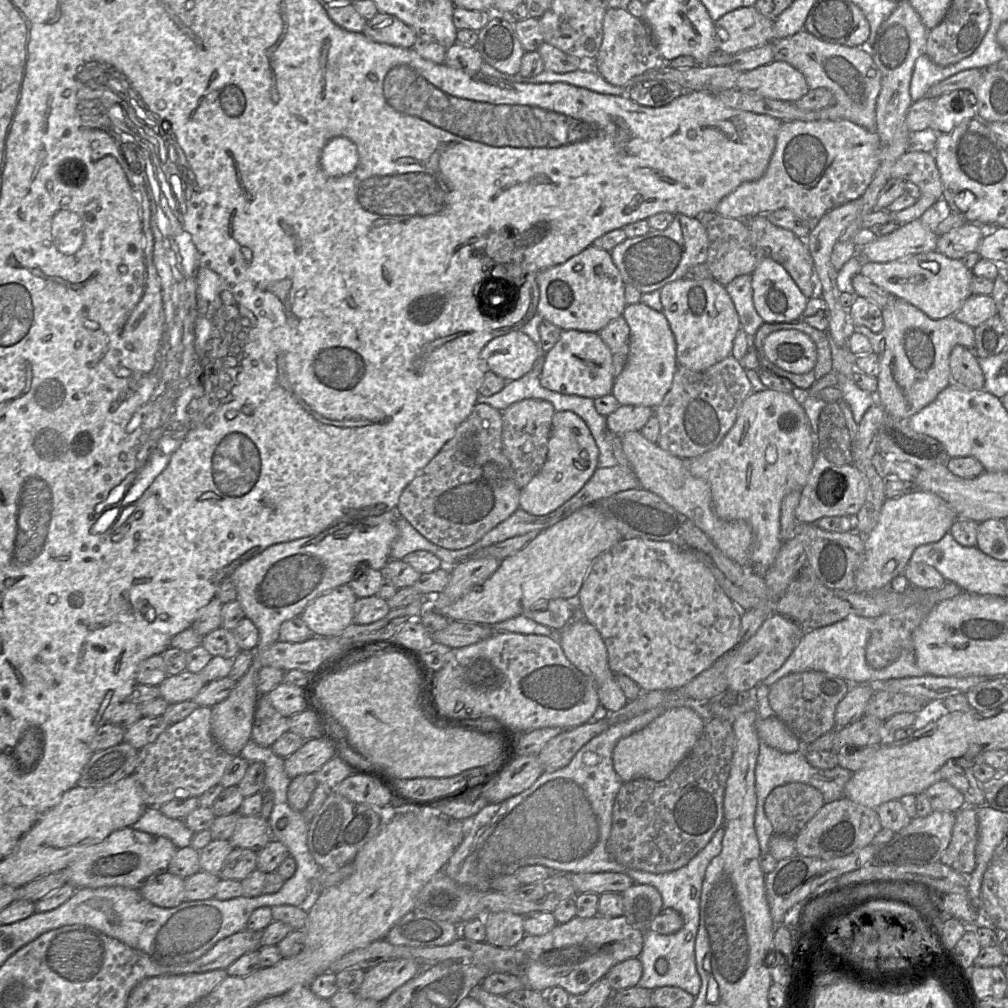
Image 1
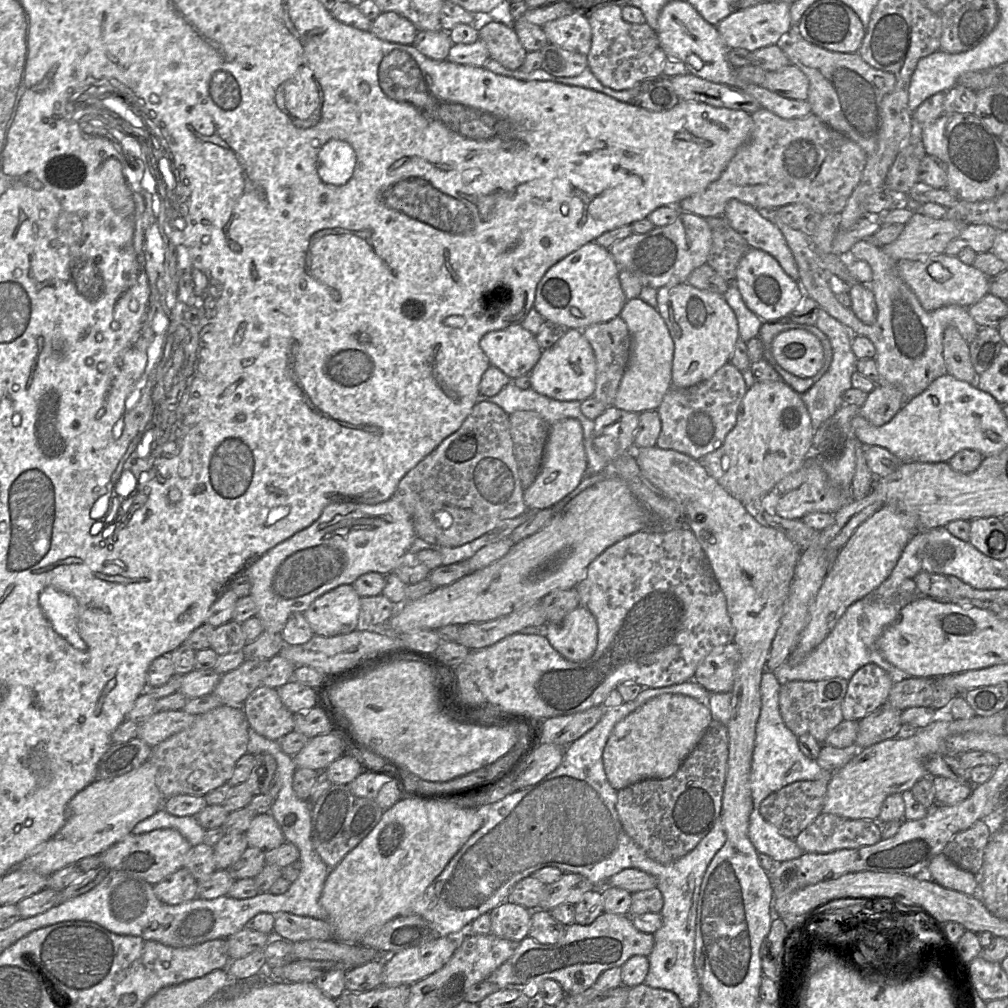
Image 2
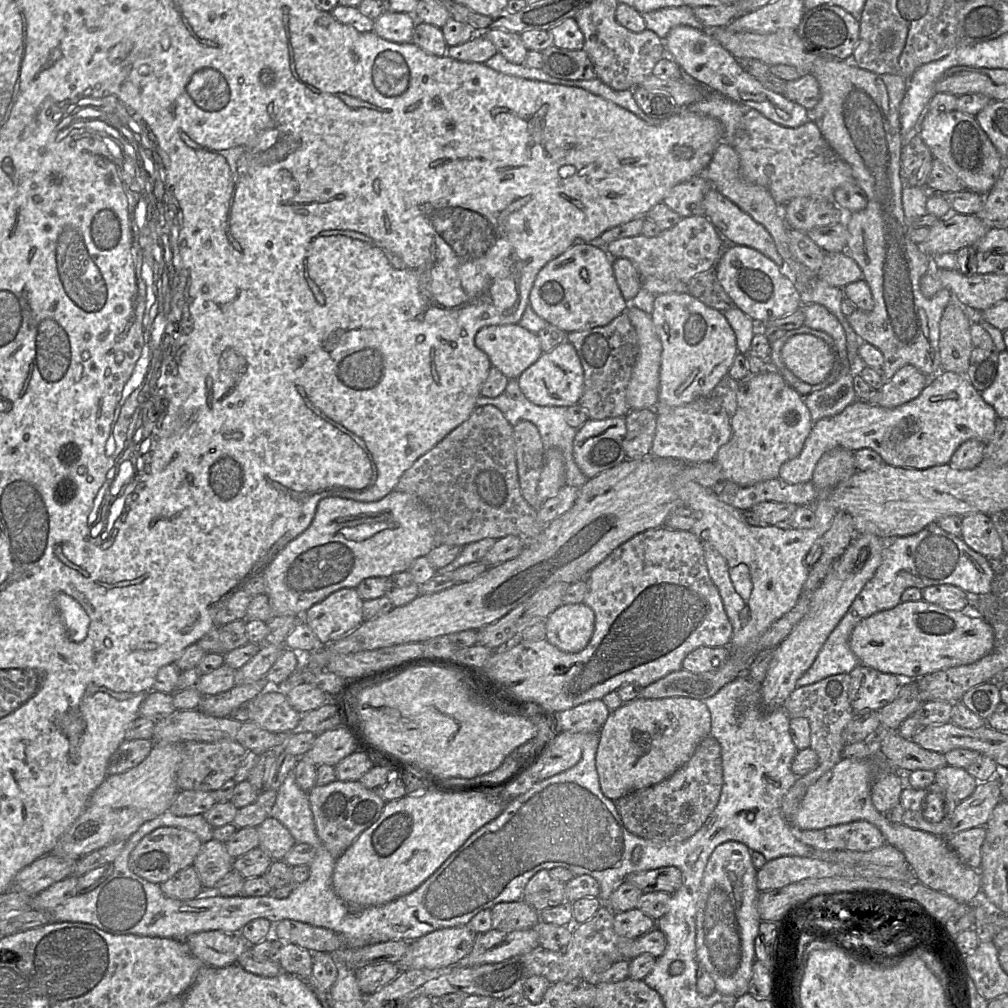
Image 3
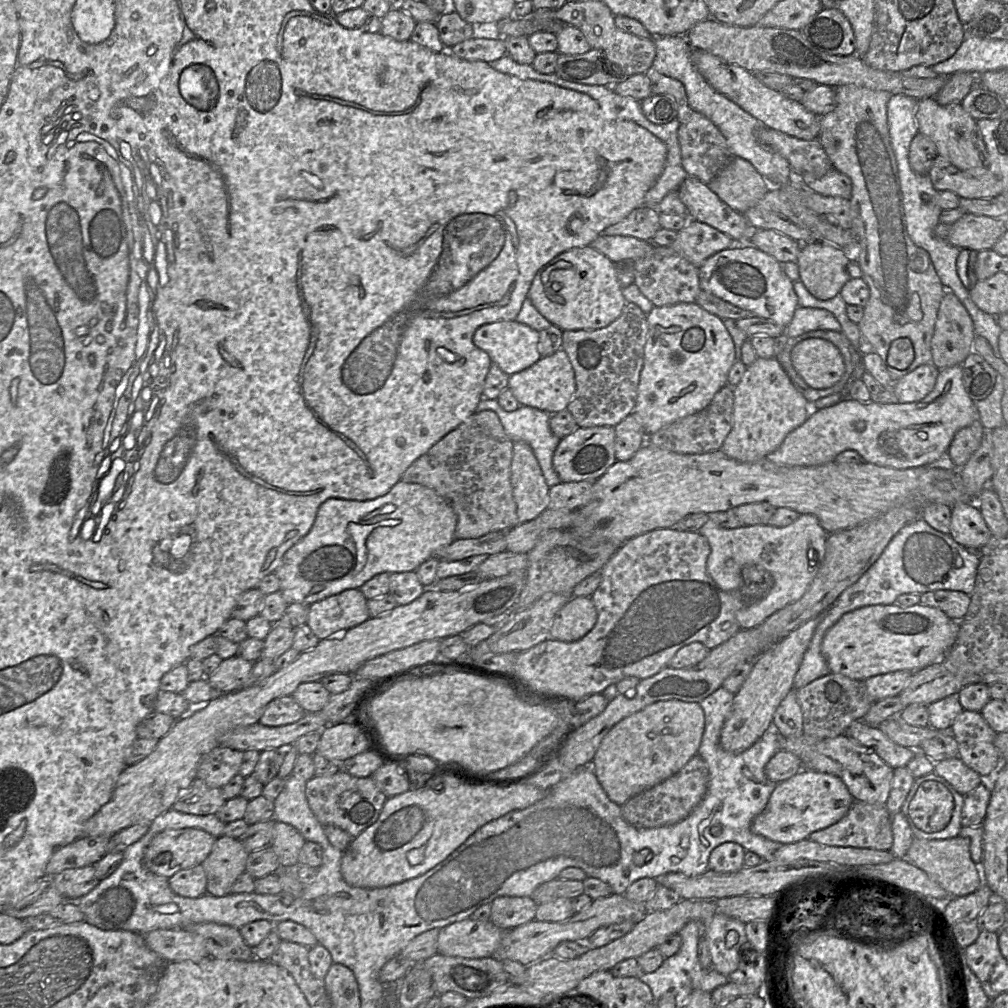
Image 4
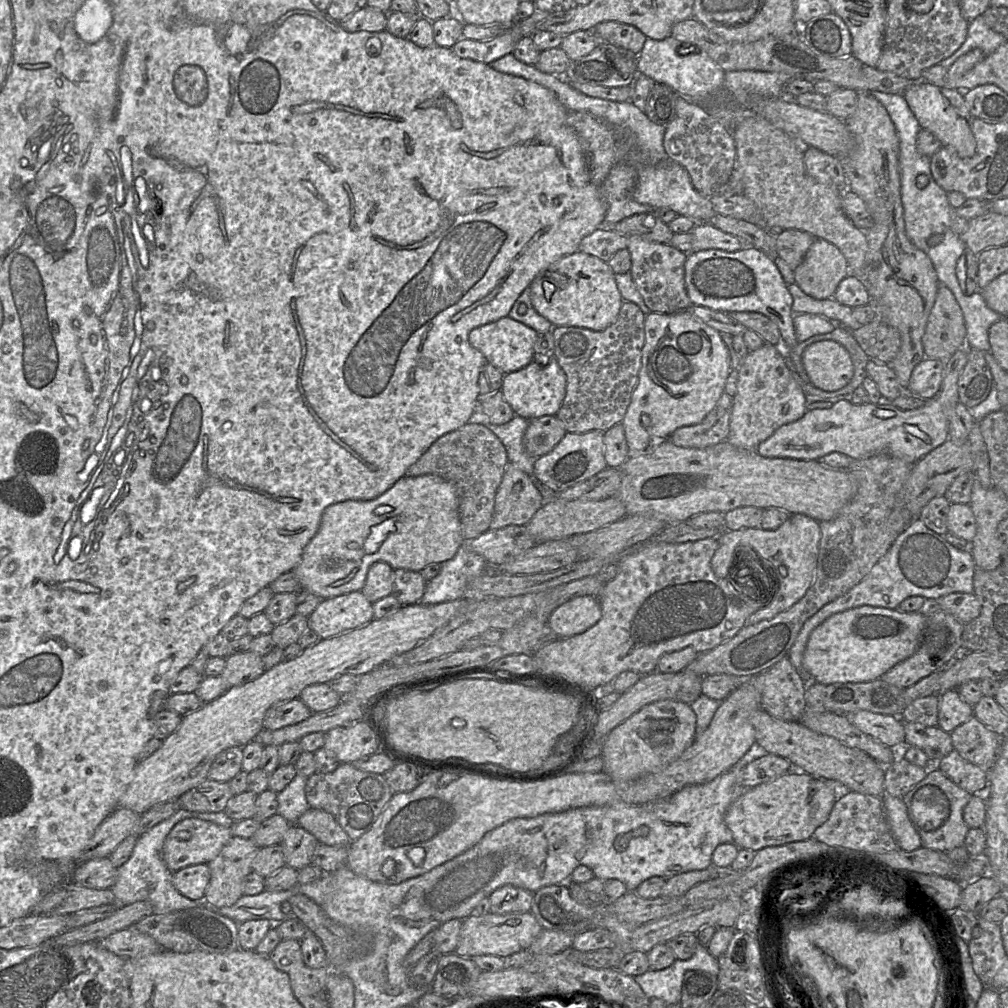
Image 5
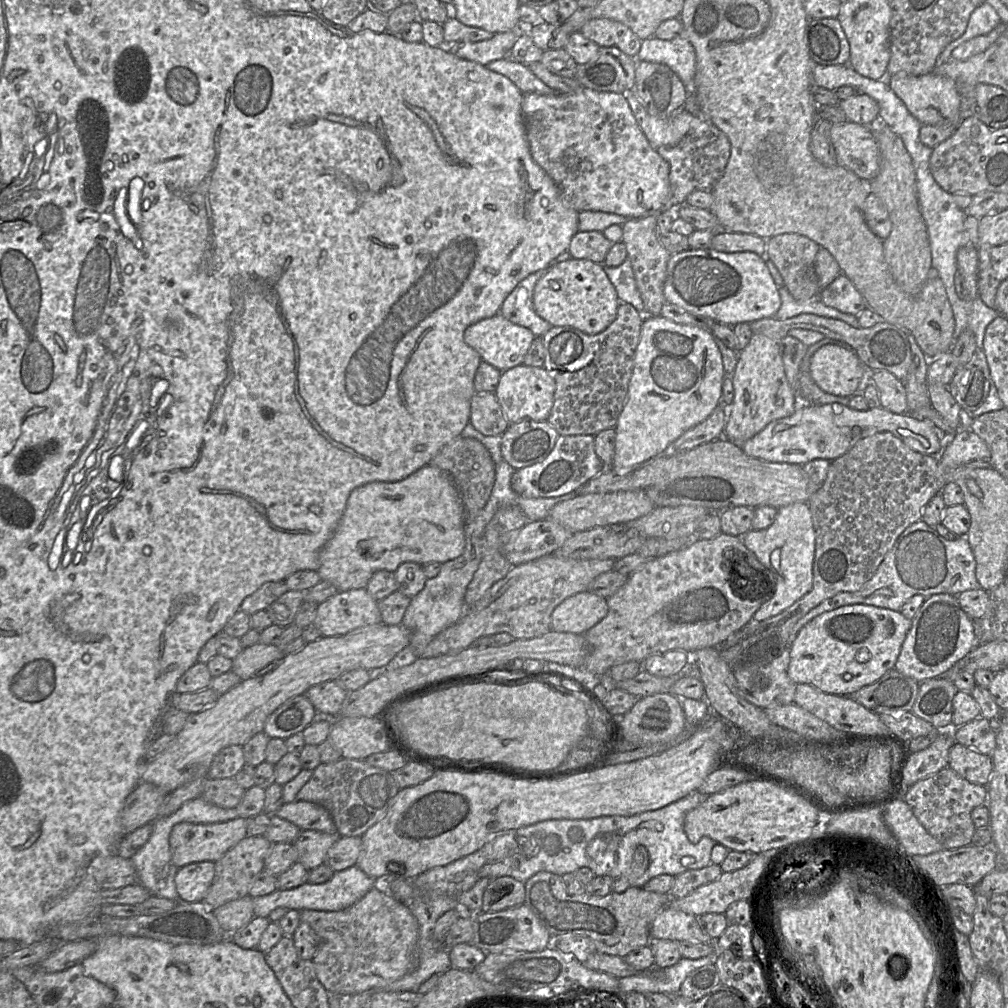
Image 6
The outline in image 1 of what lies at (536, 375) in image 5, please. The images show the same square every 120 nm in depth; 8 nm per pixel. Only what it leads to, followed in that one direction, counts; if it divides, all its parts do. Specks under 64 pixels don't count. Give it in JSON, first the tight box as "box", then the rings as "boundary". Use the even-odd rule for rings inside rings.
{"box":[539,330,615,399],"boundary":[[[562,330],[557,343],[545,353],[539,379],[544,388],[562,394],[573,394],[593,399],[610,394],[615,381],[610,349],[601,339],[599,333]]]}

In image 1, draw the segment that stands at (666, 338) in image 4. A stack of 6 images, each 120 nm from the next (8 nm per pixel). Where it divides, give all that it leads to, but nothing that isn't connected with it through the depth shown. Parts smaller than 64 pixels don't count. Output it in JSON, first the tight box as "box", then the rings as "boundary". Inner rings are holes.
{"box":[660,279,740,371],"boundary":[[[679,279],[660,290],[662,313],[676,341],[677,364],[692,371],[704,371],[728,357],[740,329],[739,316],[725,286],[714,279]]]}

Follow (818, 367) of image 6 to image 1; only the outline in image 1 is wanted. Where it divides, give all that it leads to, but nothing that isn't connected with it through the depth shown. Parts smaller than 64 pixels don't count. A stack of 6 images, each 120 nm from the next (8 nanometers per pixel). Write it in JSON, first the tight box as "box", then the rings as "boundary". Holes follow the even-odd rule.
{"box":[763,330,817,374],"boundary":[[[778,330],[763,341],[767,359],[780,369],[796,374],[814,369],[817,348],[813,340],[799,330]]]}

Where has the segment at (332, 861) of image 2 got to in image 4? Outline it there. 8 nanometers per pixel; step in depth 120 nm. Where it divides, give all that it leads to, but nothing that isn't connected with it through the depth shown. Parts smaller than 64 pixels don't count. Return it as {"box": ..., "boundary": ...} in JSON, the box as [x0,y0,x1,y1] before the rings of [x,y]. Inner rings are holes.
{"box":[306,770,388,838],"boundary":[[[343,770],[332,776],[314,776],[306,782],[308,804],[317,820],[323,825],[333,825],[348,832],[353,838],[374,824],[388,797],[374,779],[355,777]]]}

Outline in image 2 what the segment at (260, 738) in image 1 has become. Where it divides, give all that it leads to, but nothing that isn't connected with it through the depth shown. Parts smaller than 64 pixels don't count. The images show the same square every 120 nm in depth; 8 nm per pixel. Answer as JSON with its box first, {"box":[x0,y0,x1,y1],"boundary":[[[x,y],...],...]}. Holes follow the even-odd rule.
{"box":[241,686,294,741],"boundary":[[[259,686],[241,707],[249,727],[265,738],[279,741],[294,730],[294,714],[282,703],[275,688]]]}

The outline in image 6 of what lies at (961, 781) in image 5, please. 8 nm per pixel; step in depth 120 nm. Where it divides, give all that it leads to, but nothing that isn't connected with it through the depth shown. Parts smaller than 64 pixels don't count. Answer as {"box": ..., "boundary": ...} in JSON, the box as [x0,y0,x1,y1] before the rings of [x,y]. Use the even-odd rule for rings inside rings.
{"box":[948,742,992,786],"boundary":[[[955,742],[949,751],[948,767],[967,781],[986,786],[992,772],[992,758]]]}

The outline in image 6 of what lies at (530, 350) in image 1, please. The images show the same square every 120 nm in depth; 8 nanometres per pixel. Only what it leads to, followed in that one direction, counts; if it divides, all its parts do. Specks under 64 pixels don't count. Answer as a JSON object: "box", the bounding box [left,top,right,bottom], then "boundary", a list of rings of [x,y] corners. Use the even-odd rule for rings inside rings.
{"box":[464,313,535,372],"boundary":[[[500,313],[468,326],[464,332],[465,343],[475,349],[483,361],[488,362],[501,372],[523,363],[535,337],[530,329],[512,323]]]}

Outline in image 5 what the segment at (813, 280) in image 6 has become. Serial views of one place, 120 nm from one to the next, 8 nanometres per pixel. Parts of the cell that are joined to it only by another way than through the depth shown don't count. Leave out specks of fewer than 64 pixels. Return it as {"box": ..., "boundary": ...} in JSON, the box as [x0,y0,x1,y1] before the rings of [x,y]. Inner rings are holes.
{"box":[776,230,818,271],"boundary":[[[784,230],[776,235],[777,257],[795,271],[815,239],[818,238],[805,231]]]}

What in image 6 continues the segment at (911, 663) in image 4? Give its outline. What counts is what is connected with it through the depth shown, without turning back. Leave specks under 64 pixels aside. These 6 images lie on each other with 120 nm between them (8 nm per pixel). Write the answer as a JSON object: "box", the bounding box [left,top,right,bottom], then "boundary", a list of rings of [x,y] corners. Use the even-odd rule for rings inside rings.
{"box":[788,604,912,696],"boundary":[[[852,604],[825,612],[808,622],[789,647],[788,675],[795,684],[808,684],[820,691],[848,696],[880,679],[895,664],[902,644],[912,625],[900,611],[866,604]]]}

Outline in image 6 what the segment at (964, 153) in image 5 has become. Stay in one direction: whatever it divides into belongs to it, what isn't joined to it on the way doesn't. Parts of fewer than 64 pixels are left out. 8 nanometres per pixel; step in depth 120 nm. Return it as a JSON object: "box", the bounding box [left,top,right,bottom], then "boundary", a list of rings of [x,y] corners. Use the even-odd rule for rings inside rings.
{"box":[886,72,961,127],"boundary":[[[931,72],[921,76],[897,73],[886,76],[887,83],[894,93],[903,101],[909,112],[922,125],[942,125],[951,123],[959,127],[961,123],[961,97],[959,86],[950,78]]]}

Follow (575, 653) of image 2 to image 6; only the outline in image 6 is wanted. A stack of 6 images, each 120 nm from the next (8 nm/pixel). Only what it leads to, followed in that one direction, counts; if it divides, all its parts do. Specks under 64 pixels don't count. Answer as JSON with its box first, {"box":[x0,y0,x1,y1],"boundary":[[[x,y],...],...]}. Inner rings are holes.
{"box":[551,591,608,634],"boundary":[[[591,591],[576,593],[561,602],[552,612],[551,630],[584,634],[608,613],[607,599]]]}

